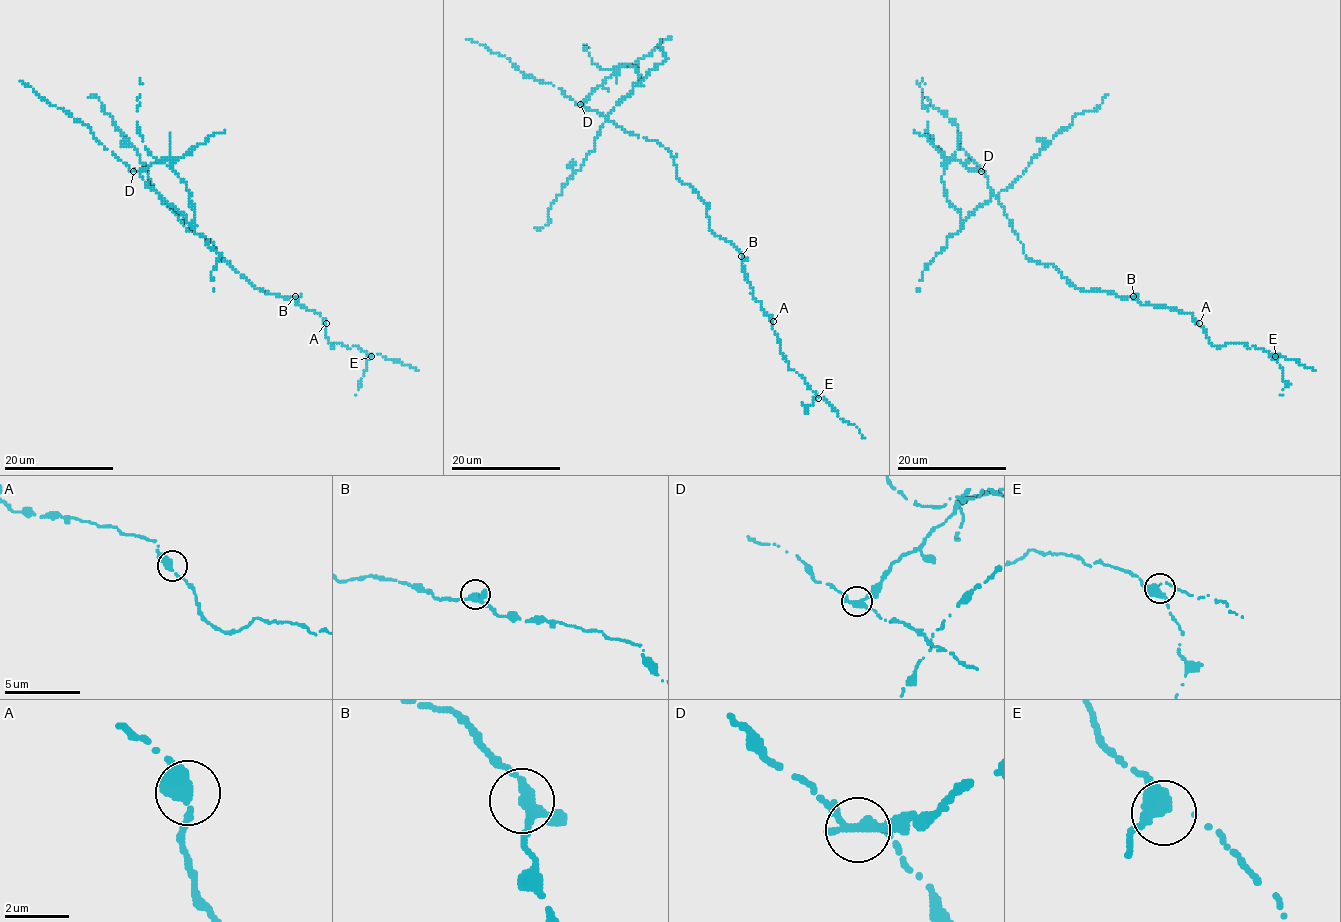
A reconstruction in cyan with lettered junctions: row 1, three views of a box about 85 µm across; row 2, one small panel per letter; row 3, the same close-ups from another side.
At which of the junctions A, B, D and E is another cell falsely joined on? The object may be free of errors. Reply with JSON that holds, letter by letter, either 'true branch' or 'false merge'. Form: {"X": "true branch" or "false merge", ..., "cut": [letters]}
{"A": "true branch", "B": "true branch", "D": "false merge", "E": "true branch", "cut": ["D"]}

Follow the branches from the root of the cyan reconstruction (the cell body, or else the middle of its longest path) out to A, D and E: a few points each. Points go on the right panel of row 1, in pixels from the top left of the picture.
A: (1062, 277), (1083, 290), (1100, 289), (1119, 297), (1134, 297), (1143, 304), (1189, 312), (1199, 323)
D: (1062, 277), (1055, 266), (1036, 263), (1025, 256), (1005, 208), (982, 172)
E: (1062, 277), (1083, 290), (1100, 289), (1189, 312), (1216, 346), (1245, 344), (1275, 356)

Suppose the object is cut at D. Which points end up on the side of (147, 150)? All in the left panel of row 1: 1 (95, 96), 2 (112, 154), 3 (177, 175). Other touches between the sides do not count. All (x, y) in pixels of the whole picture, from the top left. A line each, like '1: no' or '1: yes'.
1: yes
2: no
3: yes

